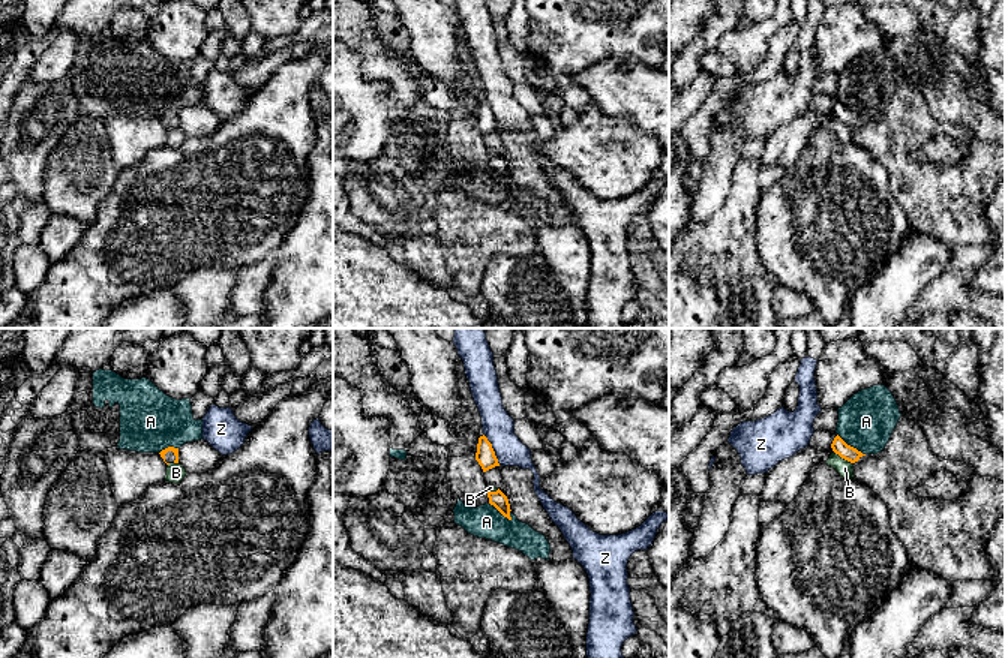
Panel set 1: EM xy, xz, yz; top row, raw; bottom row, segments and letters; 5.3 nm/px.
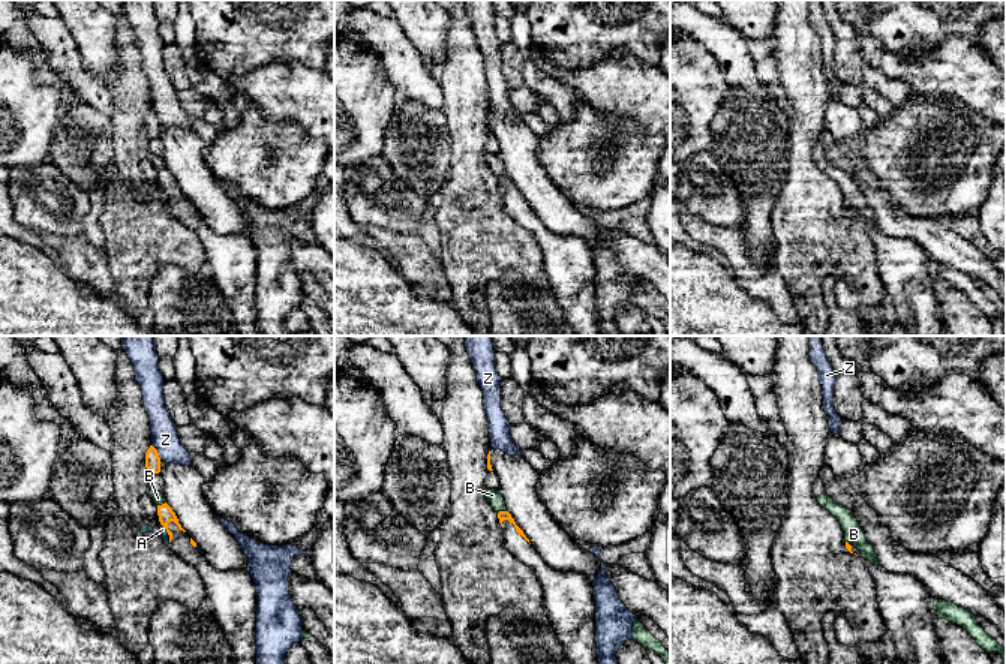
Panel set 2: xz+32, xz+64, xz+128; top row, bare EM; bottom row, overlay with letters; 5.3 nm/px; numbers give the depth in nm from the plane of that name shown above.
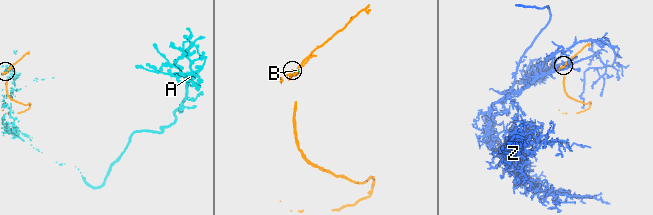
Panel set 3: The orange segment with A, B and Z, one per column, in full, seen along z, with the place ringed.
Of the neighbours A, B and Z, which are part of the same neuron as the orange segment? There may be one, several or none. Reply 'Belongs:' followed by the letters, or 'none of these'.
Belongs: none of these

